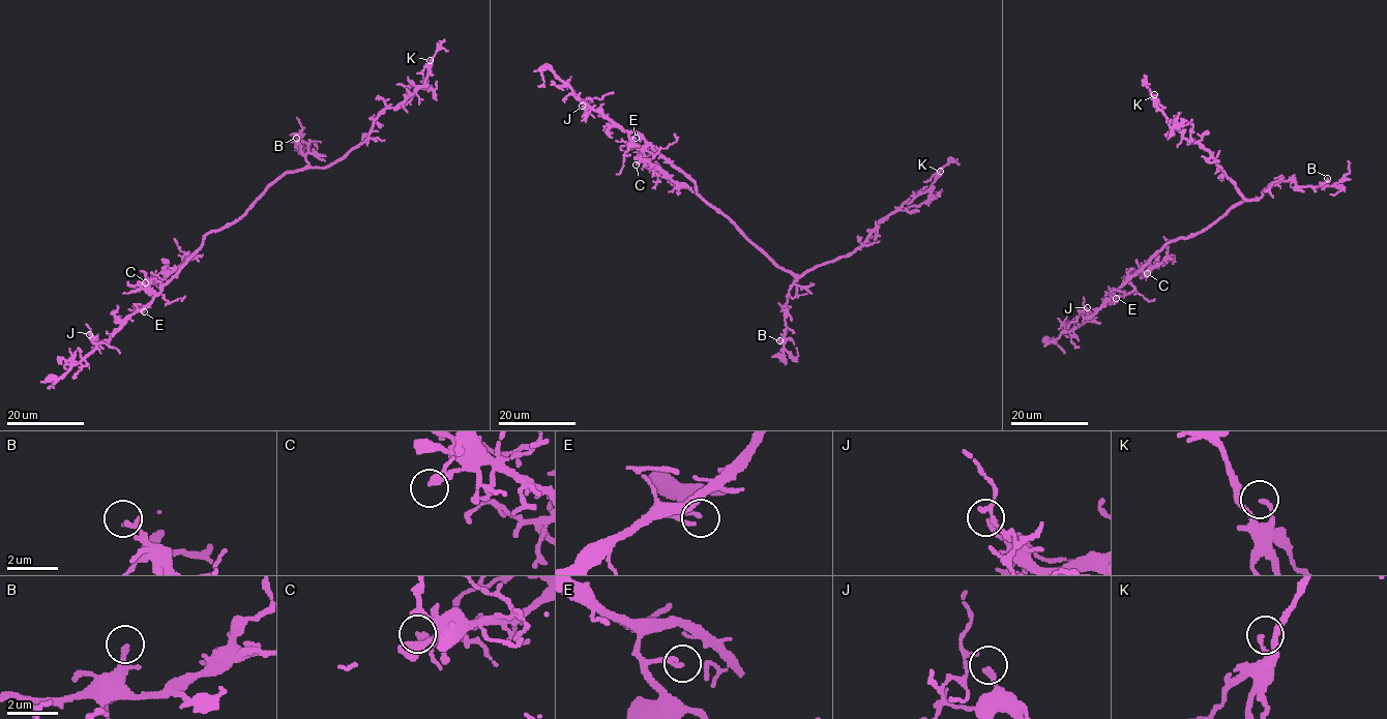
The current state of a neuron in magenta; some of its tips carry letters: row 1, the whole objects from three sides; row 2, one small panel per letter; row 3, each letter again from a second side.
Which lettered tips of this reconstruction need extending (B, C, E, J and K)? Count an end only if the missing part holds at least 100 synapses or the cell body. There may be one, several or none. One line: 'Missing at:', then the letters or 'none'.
Missing at: none

